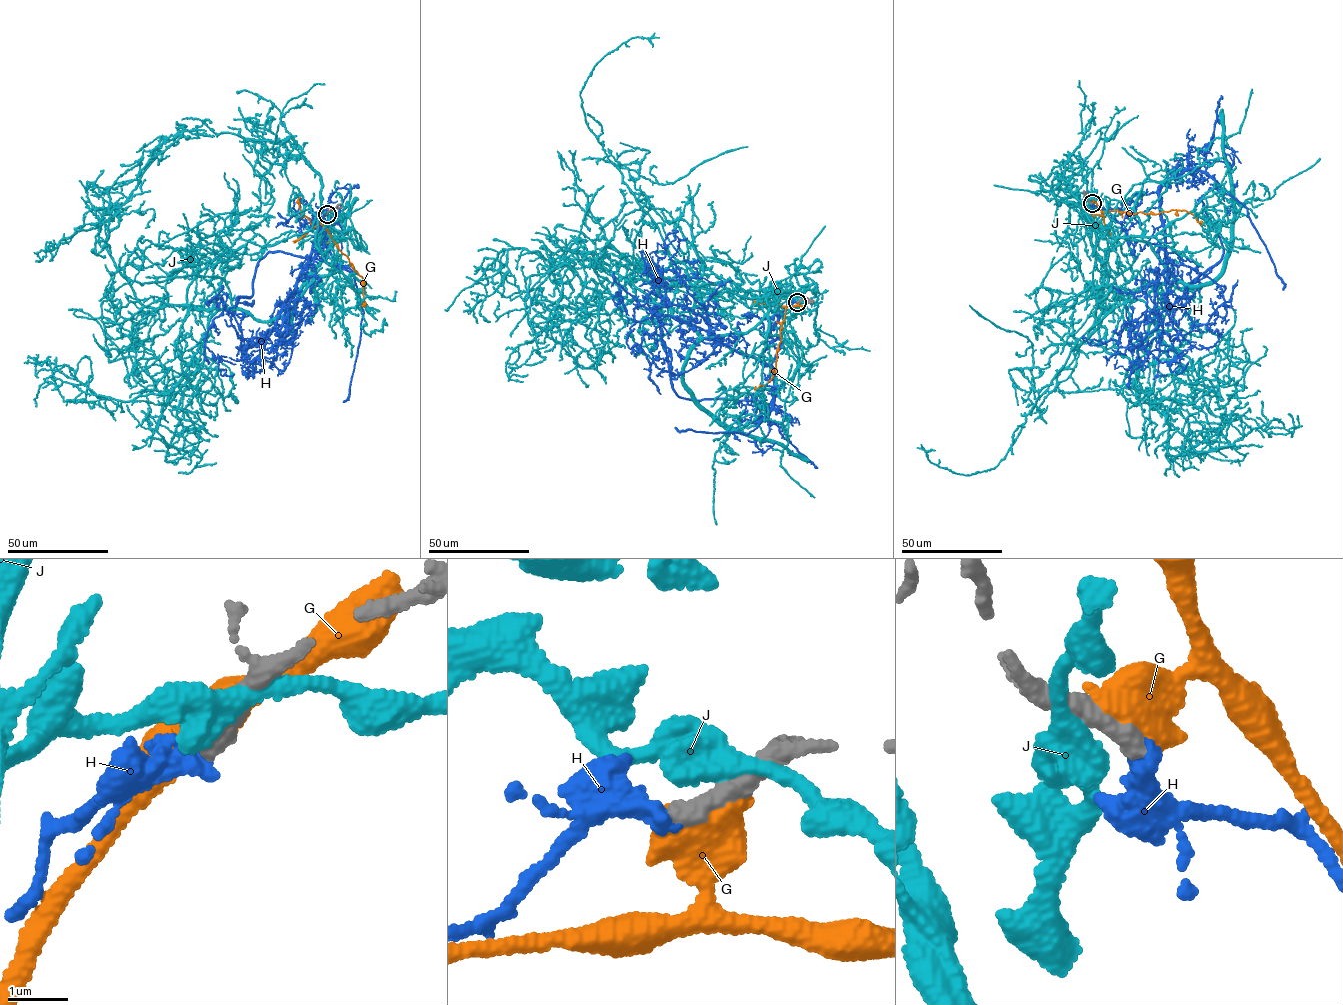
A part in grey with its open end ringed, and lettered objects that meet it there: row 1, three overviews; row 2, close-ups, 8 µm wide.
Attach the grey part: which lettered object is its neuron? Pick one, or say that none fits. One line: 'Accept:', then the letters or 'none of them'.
Accept: none of them

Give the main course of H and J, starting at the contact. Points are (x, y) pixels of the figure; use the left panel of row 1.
H: (327, 214), (314, 226), (351, 271), (281, 251), (259, 259), (253, 294), (207, 332), (220, 374), (234, 374)
J: (328, 212), (236, 239), (190, 308), (271, 321), (331, 274), (320, 176), (184, 126), (150, 159)

